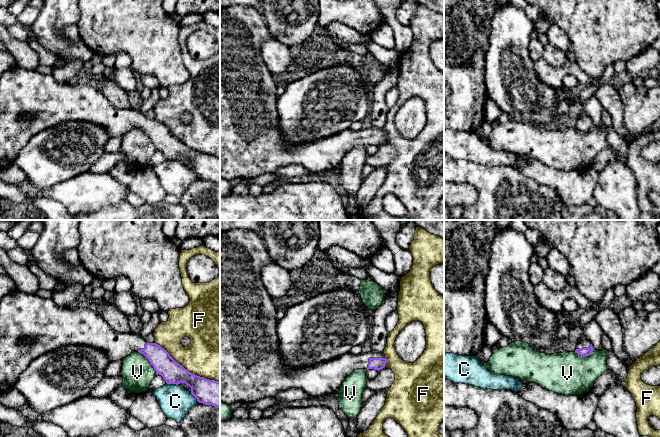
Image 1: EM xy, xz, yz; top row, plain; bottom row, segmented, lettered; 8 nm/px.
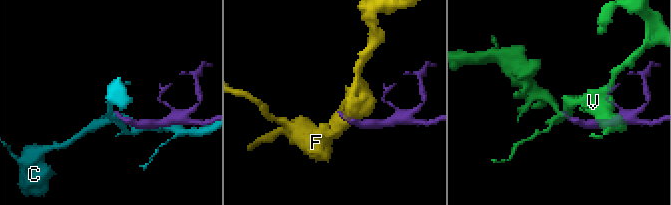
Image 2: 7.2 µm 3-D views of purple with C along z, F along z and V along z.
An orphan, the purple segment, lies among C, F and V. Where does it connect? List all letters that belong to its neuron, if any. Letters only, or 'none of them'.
none of them

